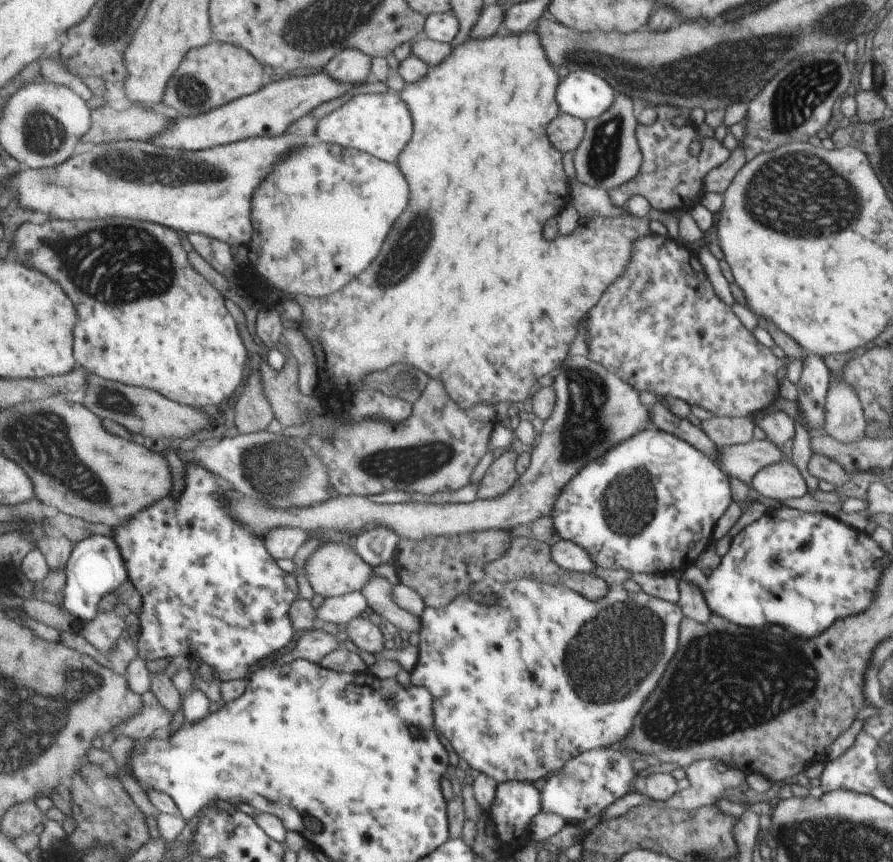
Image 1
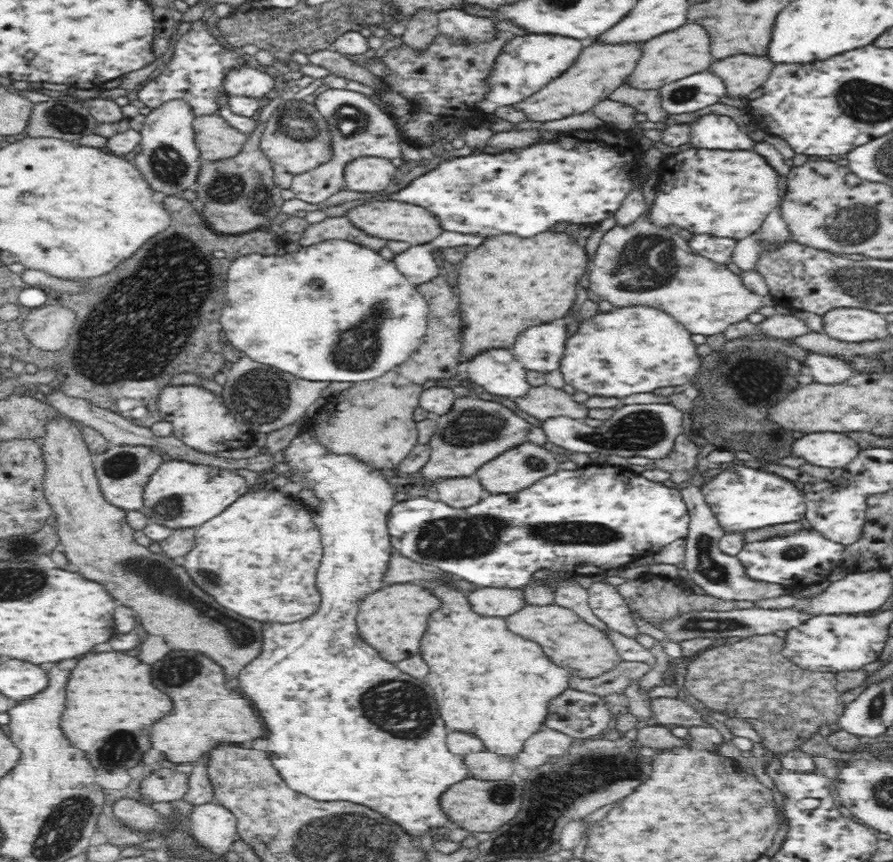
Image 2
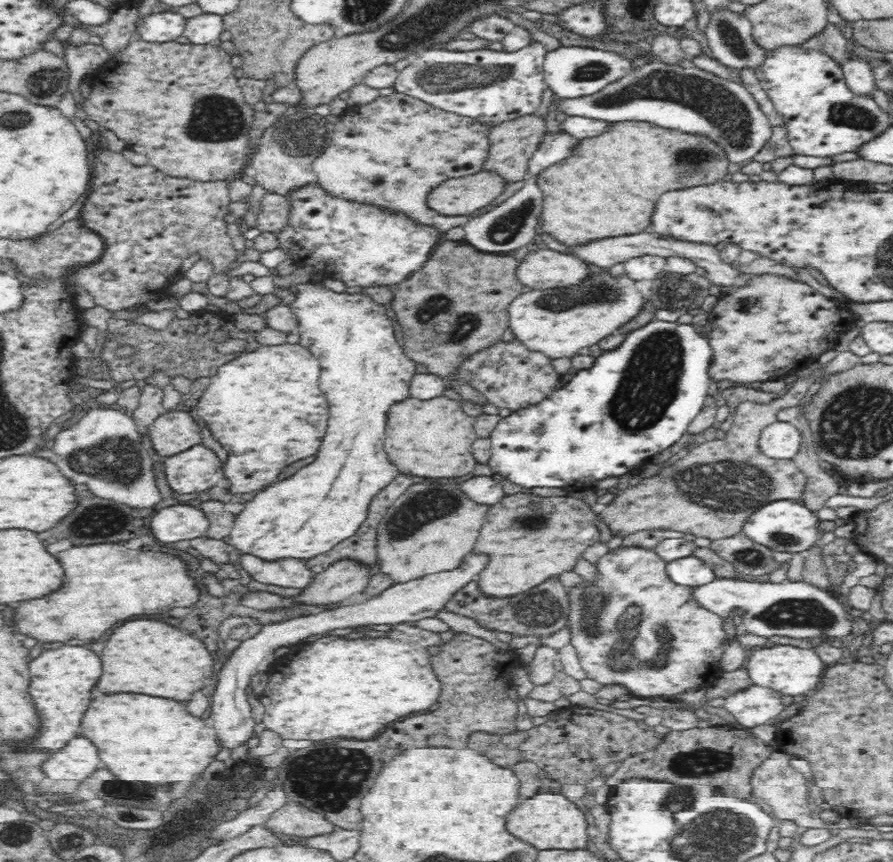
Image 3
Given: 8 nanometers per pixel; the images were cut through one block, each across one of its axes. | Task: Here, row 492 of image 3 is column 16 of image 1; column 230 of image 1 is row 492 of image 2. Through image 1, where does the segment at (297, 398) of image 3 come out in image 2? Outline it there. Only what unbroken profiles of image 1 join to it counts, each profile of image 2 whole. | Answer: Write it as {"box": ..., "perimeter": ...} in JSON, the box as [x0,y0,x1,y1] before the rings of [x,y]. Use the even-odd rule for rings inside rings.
{"box":[240,429,468,838],"perimeter":[[[310,429],[299,432],[283,449],[282,462],[286,462],[292,478],[300,480],[302,488],[320,500],[310,512],[324,542],[324,556],[316,570],[320,606],[310,618],[292,624],[262,624],[262,652],[240,670],[240,690],[256,704],[258,714],[268,724],[268,756],[292,790],[320,802],[348,800],[364,804],[398,823],[414,838],[420,837],[432,828],[450,824],[439,807],[439,798],[448,785],[468,778],[466,765],[460,756],[446,750],[446,728],[438,716],[432,688],[384,660],[358,636],[354,620],[362,600],[384,586],[395,552],[387,528],[388,516],[397,503],[394,496],[398,490],[384,470],[354,455],[329,452]],[[406,726],[420,726],[422,730],[414,732]]]}

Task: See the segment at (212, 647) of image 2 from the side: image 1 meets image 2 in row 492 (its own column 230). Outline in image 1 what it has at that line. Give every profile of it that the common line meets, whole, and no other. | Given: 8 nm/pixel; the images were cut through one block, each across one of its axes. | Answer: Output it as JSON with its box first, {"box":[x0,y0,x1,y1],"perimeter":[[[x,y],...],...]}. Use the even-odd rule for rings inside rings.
{"box":[164,40,268,117],"perimeter":[[[213,40],[208,45],[189,52],[168,84],[164,103],[173,107],[178,114],[196,117],[258,93],[267,84],[268,78],[261,61],[248,50]]]}

